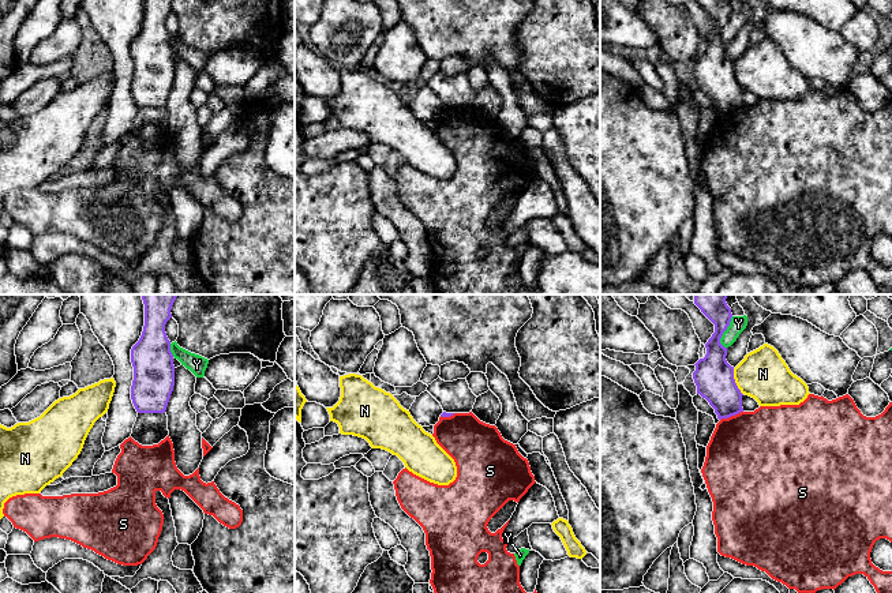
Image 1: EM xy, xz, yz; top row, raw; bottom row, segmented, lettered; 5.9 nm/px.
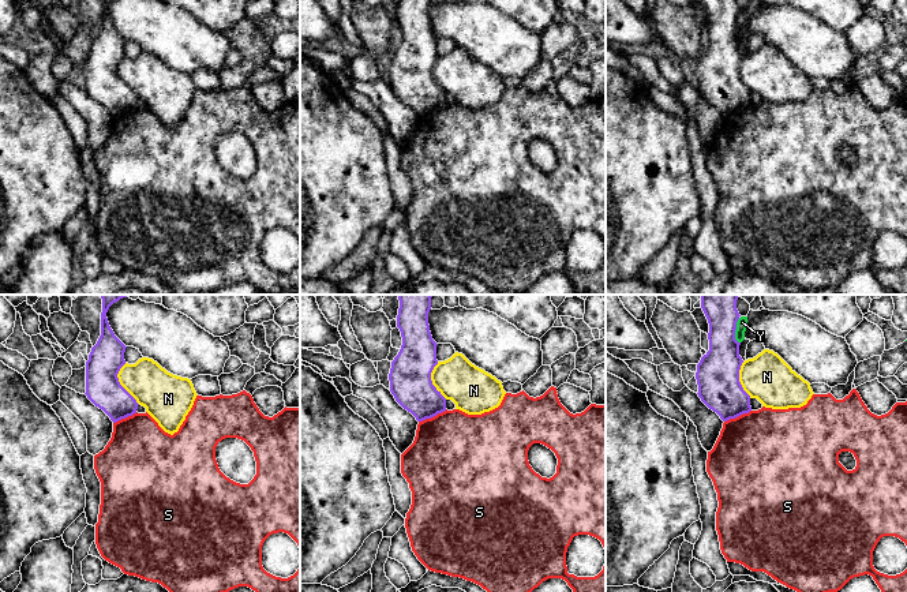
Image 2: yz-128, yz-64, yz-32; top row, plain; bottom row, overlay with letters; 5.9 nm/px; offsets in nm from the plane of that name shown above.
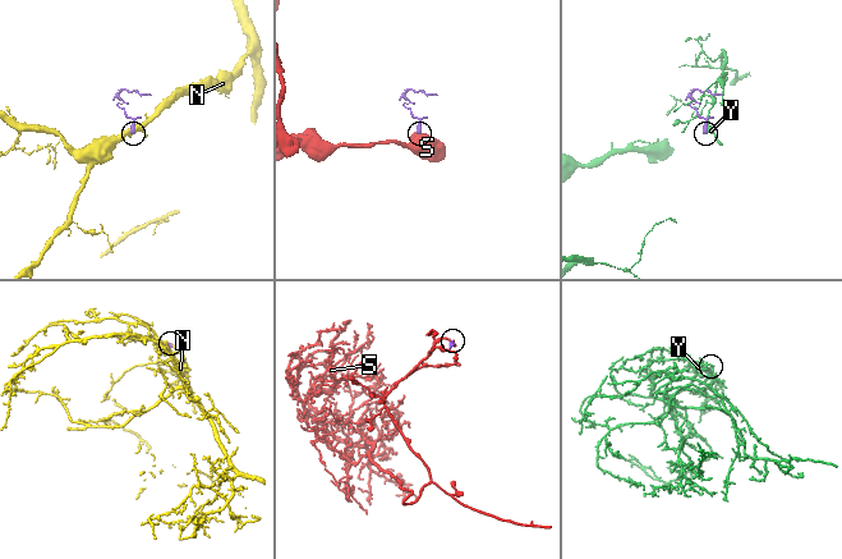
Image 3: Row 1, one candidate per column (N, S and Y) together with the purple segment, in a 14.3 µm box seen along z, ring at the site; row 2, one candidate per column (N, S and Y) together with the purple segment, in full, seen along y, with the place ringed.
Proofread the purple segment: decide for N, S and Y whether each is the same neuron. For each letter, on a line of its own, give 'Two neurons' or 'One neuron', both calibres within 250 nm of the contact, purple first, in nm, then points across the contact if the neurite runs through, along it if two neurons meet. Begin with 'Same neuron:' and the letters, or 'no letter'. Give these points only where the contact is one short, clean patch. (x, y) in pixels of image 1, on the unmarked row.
Same neuron: no letter
N: Two neurons. Thickness 240 nm (purple) against 300 nm. Boundary: yz (733, 63), (735, 79), (742, 89)
S: Two neurons. Thickness 240 nm (purple) against 480 nm. Boundary: yz (742, 105), (720, 115)
Y: Two neurons. Thickness 200 nm (purple) against 100 nm

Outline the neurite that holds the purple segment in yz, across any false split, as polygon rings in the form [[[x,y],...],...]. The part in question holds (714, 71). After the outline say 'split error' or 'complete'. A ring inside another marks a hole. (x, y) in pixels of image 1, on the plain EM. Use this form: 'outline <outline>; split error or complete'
outline [[[697,0],[715,19],[715,27],[705,38],[707,49],[694,60],[693,74],[697,89],[715,104],[717,113],[728,113],[743,106],[742,87],[734,74],[734,61],[727,55],[727,42],[720,38],[723,27],[730,20],[732,8],[728,0]]]; complete

